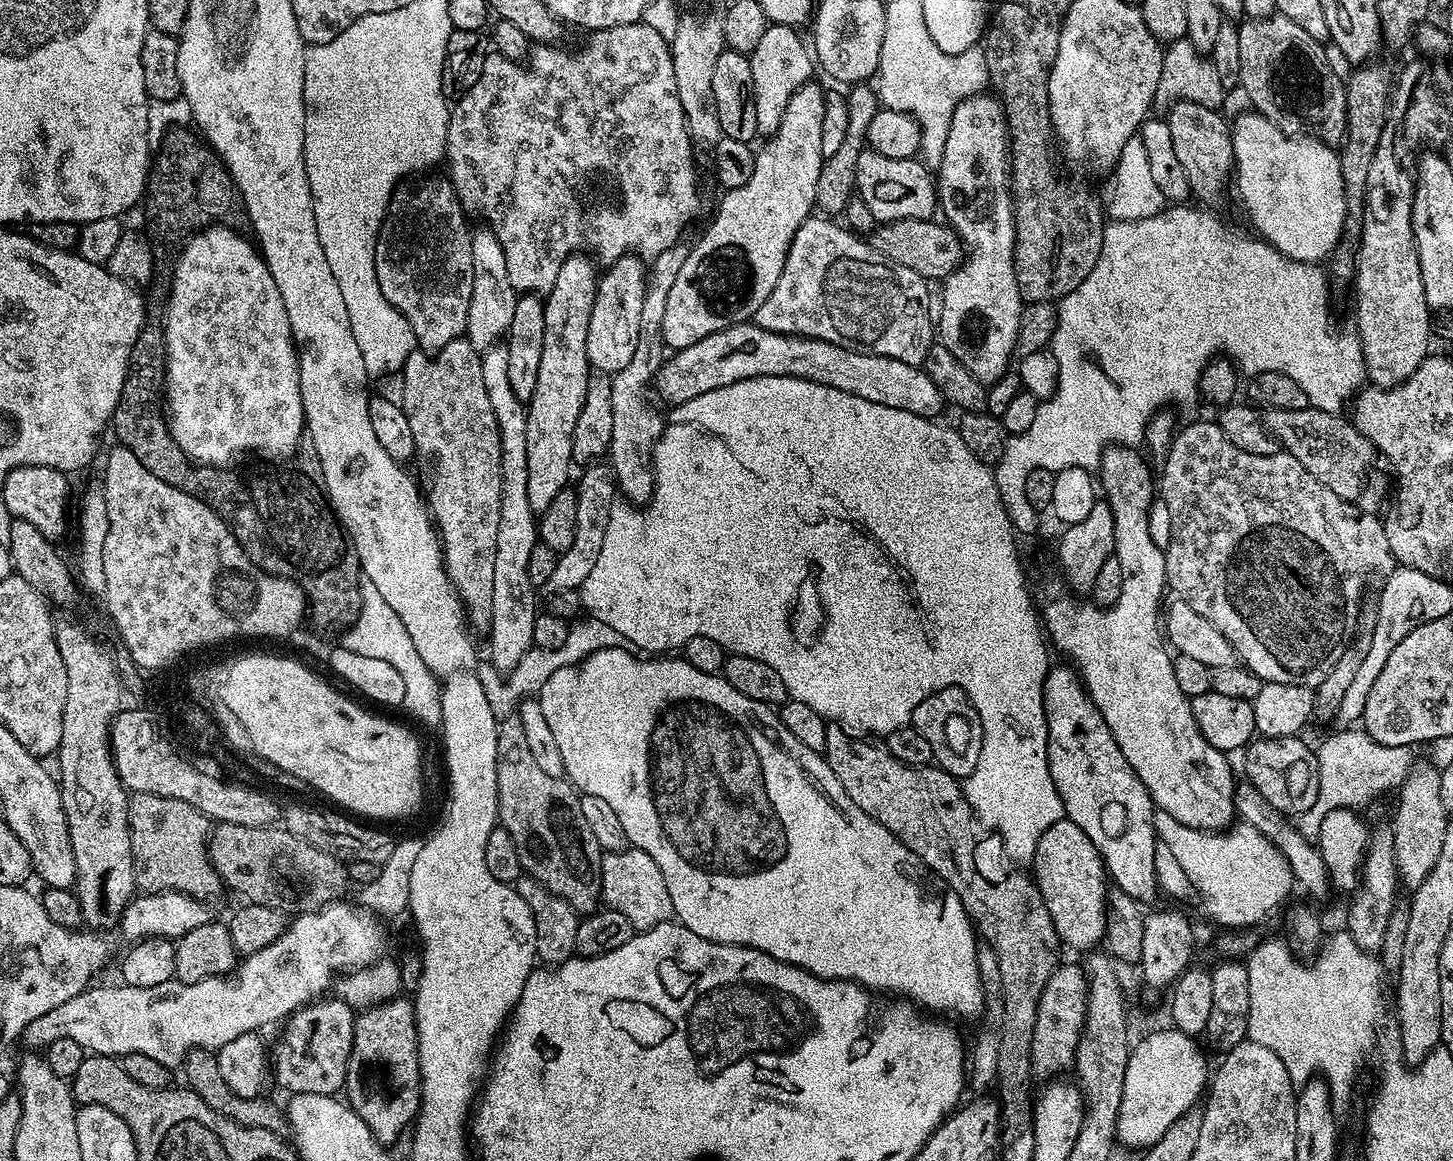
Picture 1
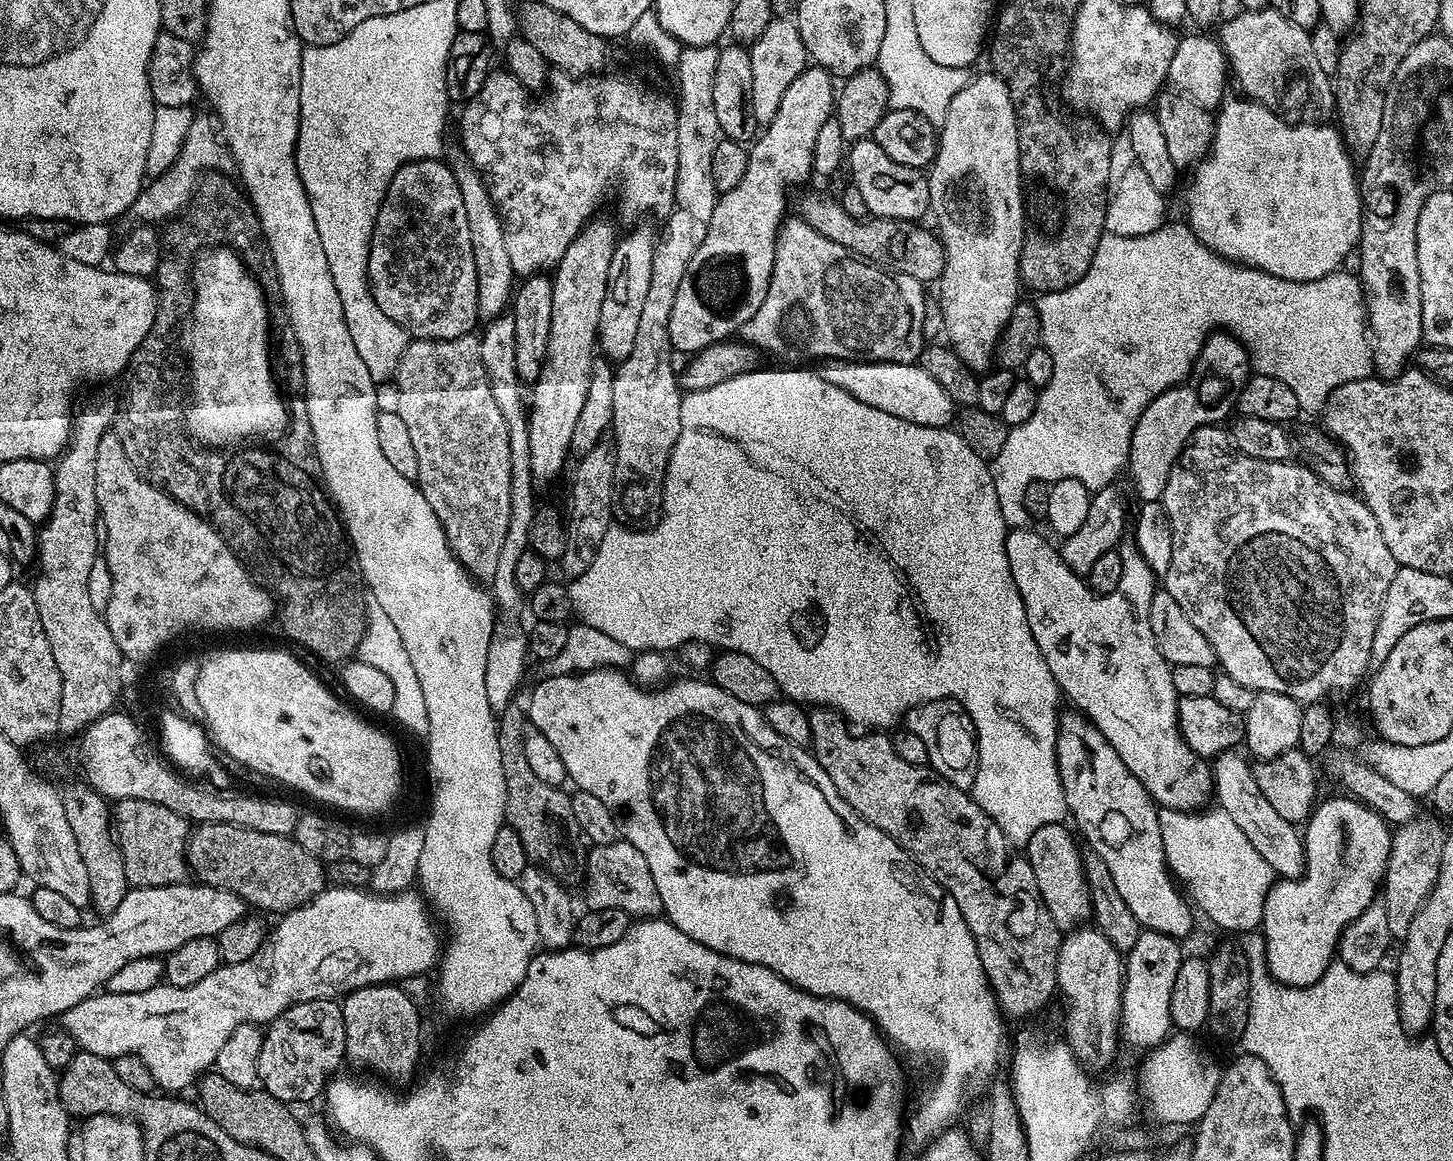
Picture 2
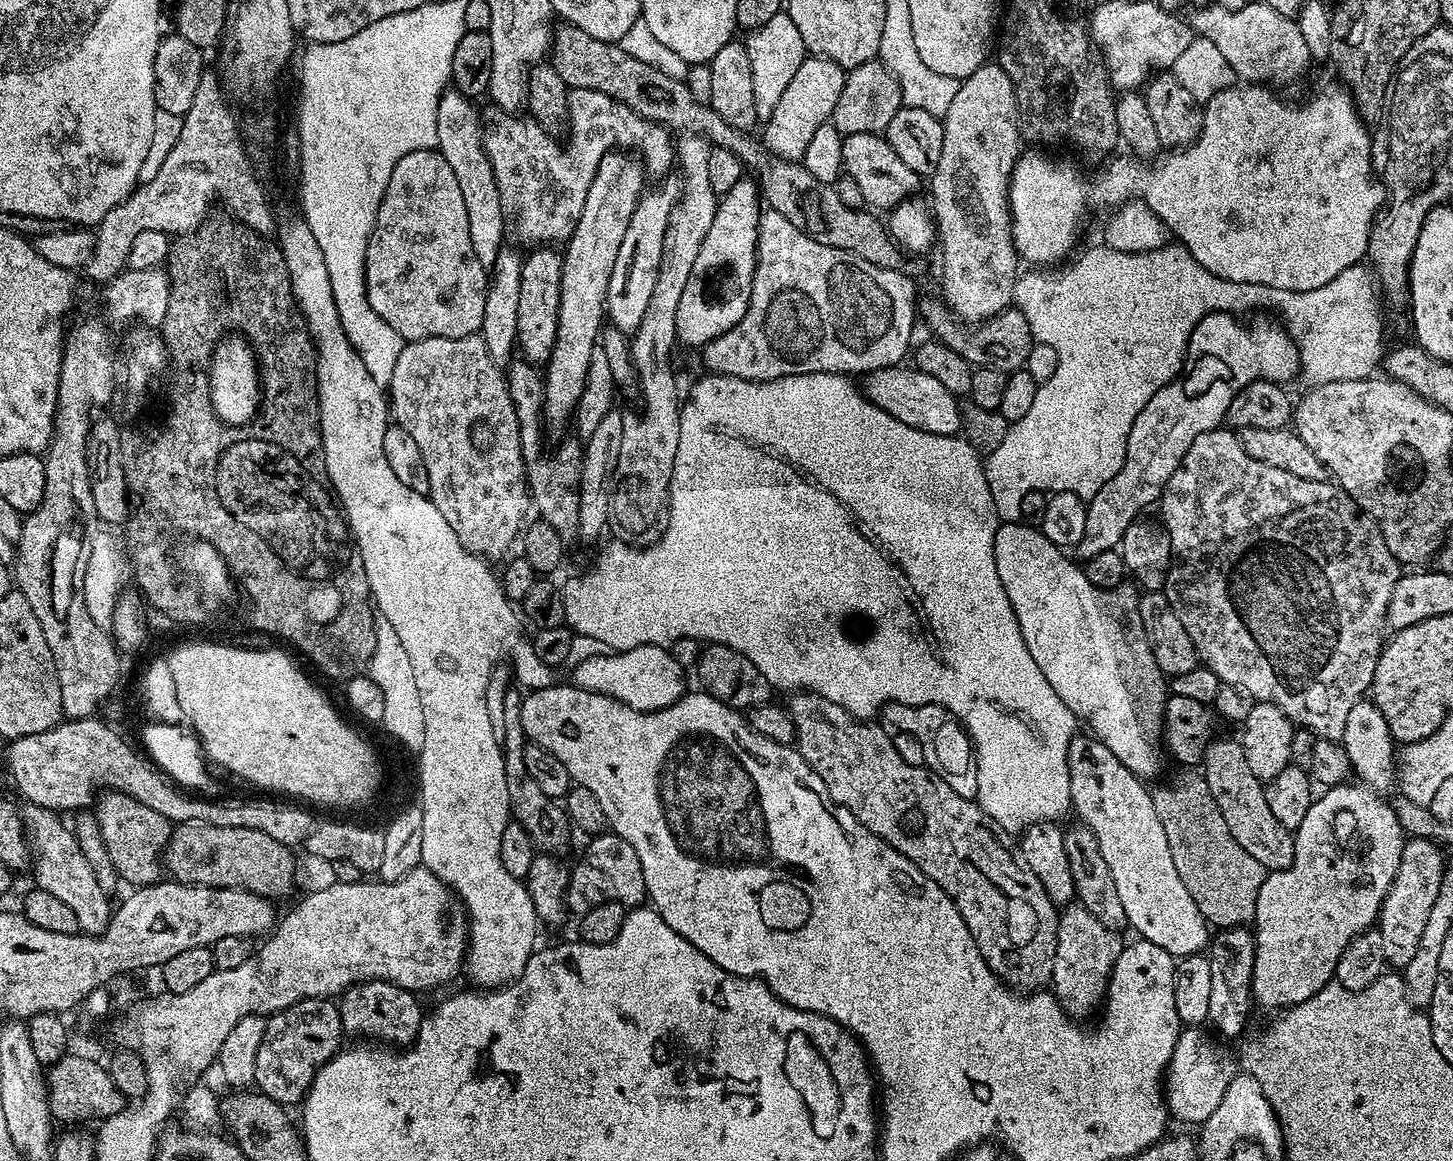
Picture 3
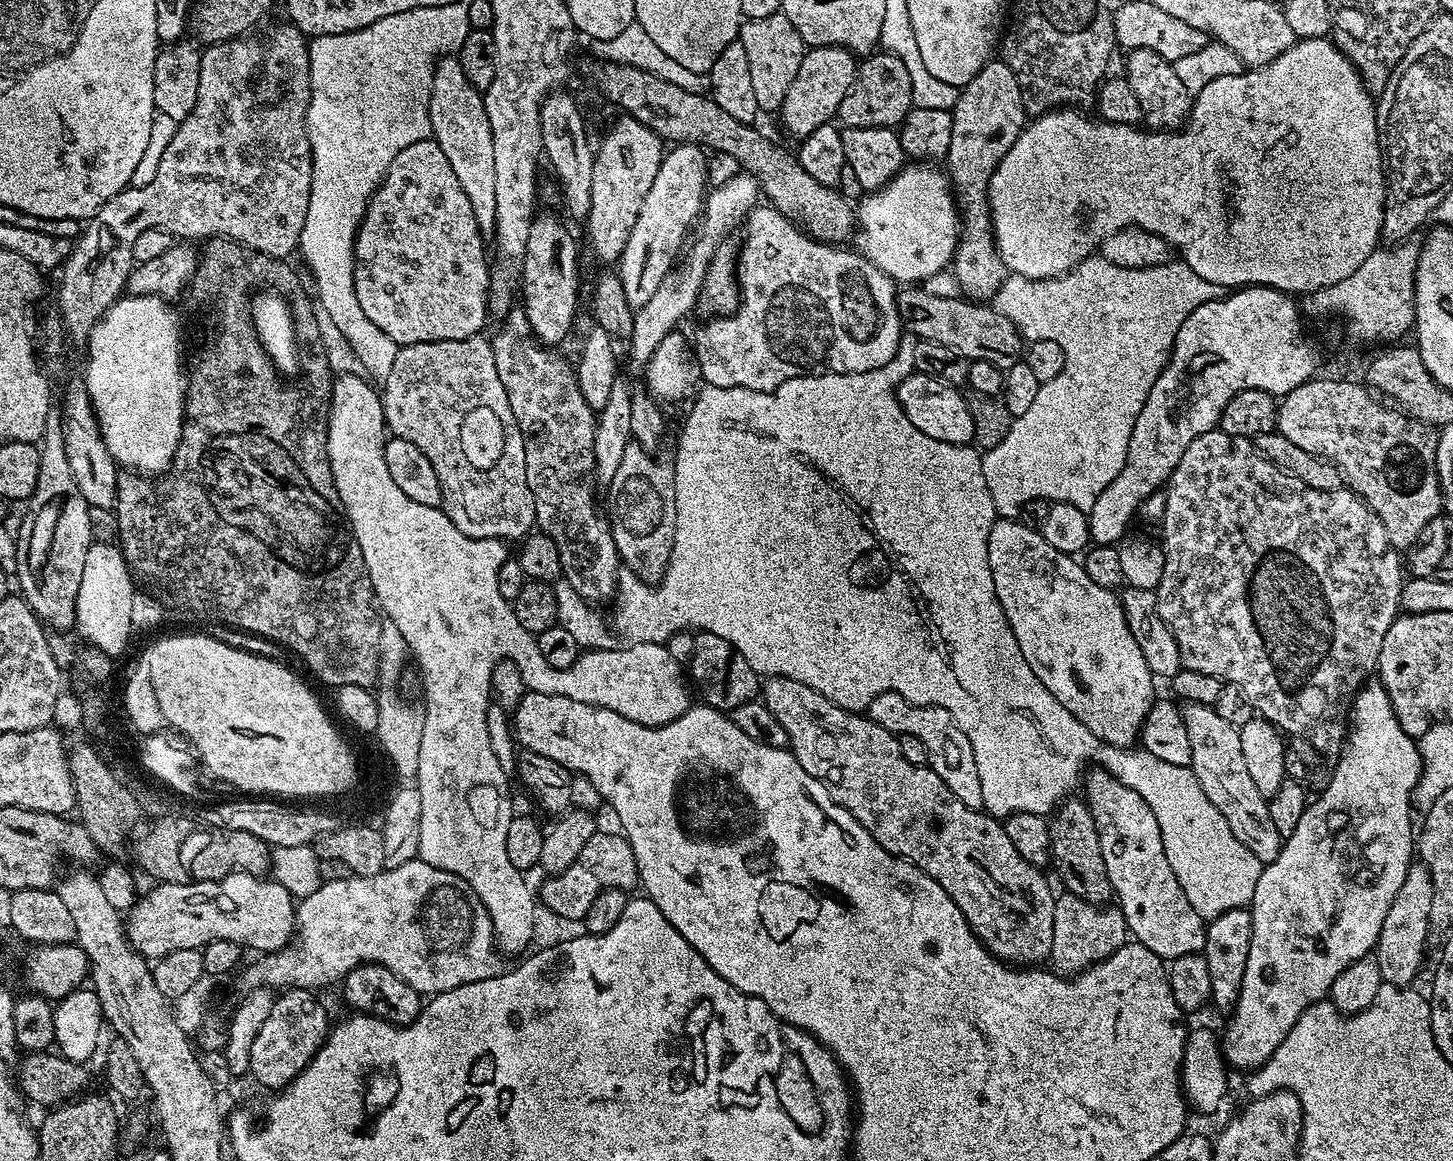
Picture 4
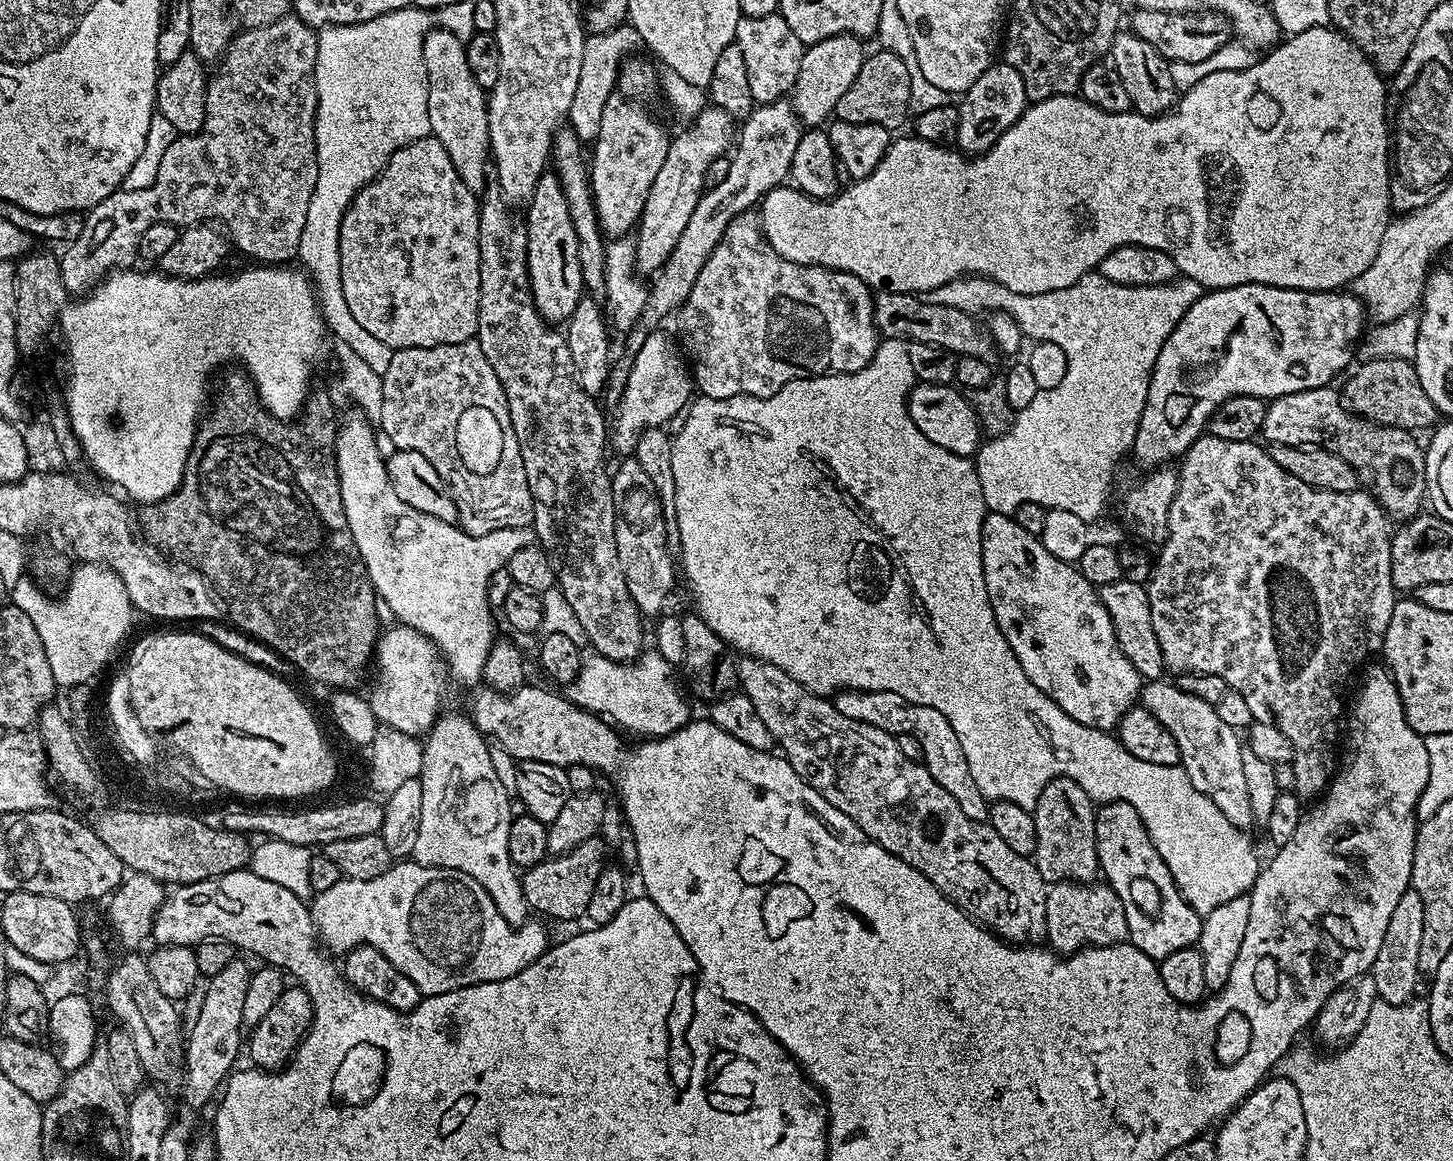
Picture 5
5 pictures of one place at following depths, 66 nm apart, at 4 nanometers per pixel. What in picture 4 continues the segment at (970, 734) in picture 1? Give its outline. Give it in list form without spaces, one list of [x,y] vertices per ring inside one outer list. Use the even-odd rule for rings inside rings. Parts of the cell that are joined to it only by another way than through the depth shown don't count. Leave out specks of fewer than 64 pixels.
[[[887,692],[886,694],[878,694],[868,703],[866,715],[869,720],[882,726],[890,733],[914,734],[914,738],[918,738],[918,742],[922,742],[922,746],[926,746],[927,767],[932,768],[934,774],[938,774],[938,778],[942,778],[942,782],[946,782],[950,794],[954,794],[954,798],[958,798],[958,802],[966,802],[966,806],[983,809],[984,786],[978,782],[978,764],[974,762],[974,750],[970,746],[966,734],[962,730],[958,730],[958,722],[954,722],[954,718],[950,718],[950,714],[946,710],[933,704],[911,704],[906,702],[906,698],[893,692]]]

